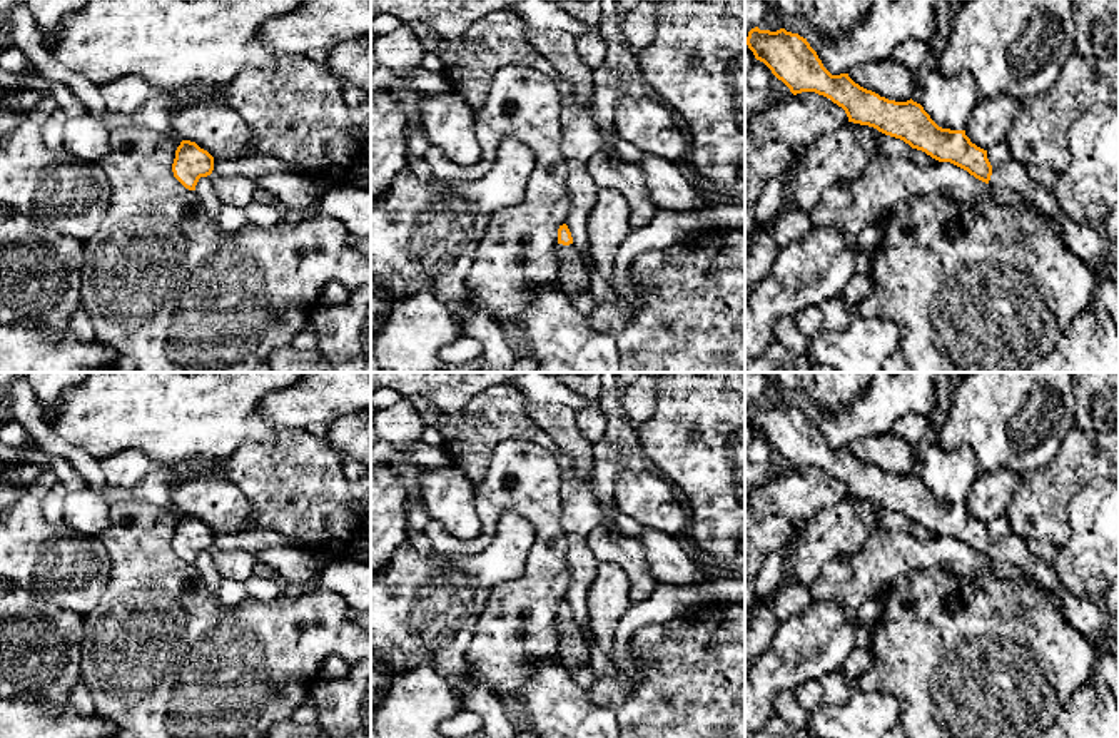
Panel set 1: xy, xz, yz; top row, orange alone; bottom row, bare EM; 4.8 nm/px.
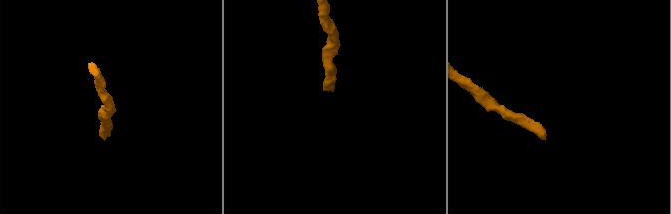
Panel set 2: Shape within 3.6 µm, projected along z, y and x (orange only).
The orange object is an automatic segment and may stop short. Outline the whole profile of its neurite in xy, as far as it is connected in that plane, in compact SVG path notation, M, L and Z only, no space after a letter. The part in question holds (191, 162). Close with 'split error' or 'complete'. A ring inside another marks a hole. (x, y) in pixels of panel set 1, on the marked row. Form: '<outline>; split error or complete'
M182 140L172 164L174 177L189 190L195 190L200 177L210 175L214 157L195 142Z; complete

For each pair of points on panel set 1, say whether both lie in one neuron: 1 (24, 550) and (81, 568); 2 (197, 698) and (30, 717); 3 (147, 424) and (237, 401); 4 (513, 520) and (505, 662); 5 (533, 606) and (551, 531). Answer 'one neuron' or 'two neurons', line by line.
1: one neuron
2: two neurons
3: one neuron
4: two neurons
5: one neuron

